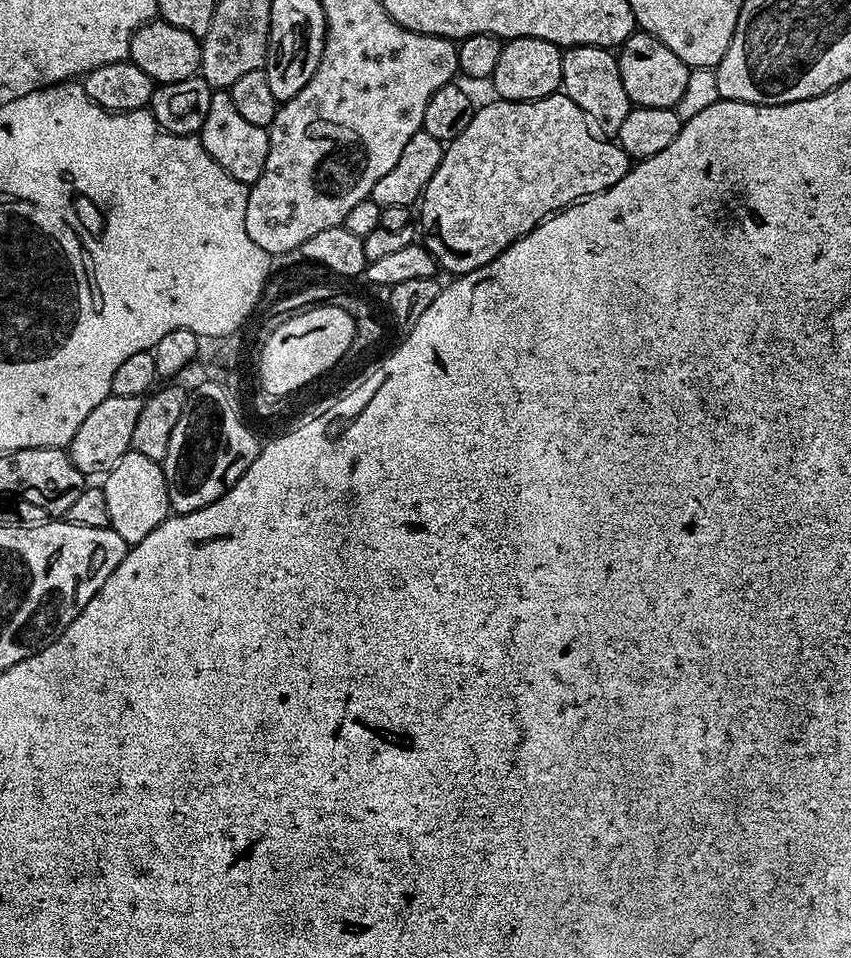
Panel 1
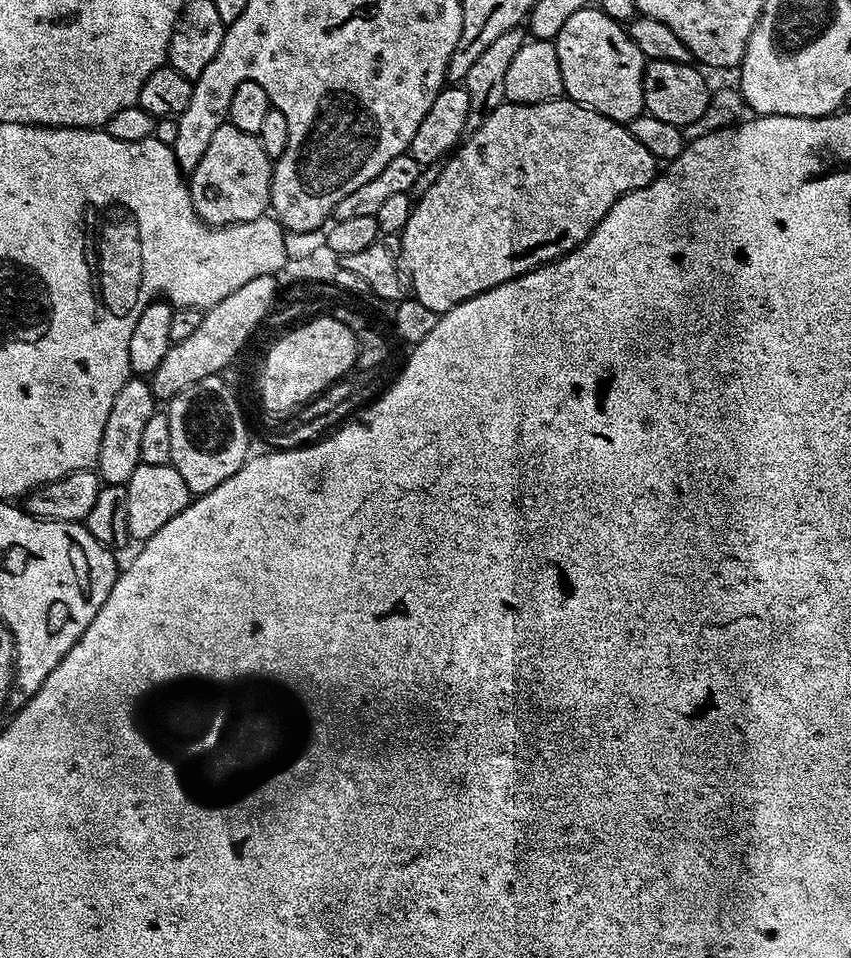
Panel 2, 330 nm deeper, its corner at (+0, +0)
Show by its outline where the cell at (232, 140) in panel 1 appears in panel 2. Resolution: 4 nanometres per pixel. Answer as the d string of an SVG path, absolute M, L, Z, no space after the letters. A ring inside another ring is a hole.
M221 122L217 128L215 125L208 133L208 145L193 163L187 181L194 210L213 226L257 220L269 211L272 202L273 167L273 161L255 136L227 122Z

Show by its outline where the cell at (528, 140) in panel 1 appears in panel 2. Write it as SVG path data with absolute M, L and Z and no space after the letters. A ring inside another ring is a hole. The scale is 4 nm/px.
M567 98L542 102L541 104L500 104L498 110L494 110L478 126L478 130L471 133L443 161L438 178L430 190L419 193L418 199L413 203L412 213L406 222L404 231L399 233L400 255L403 267L406 269L407 279L410 281L410 292L415 300L422 302L429 310L434 310L438 314L449 312L454 306L474 298L491 288L502 286L519 276L525 276L527 272L533 272L535 268L540 268L544 264L550 264L554 260L573 252L578 245L586 242L586 238L606 218L610 206L618 202L620 196L628 192L638 190L646 186L658 175L658 162L634 134L628 132L627 127L619 120L606 118L600 112L595 112L593 108L588 108L584 104L576 104Z

